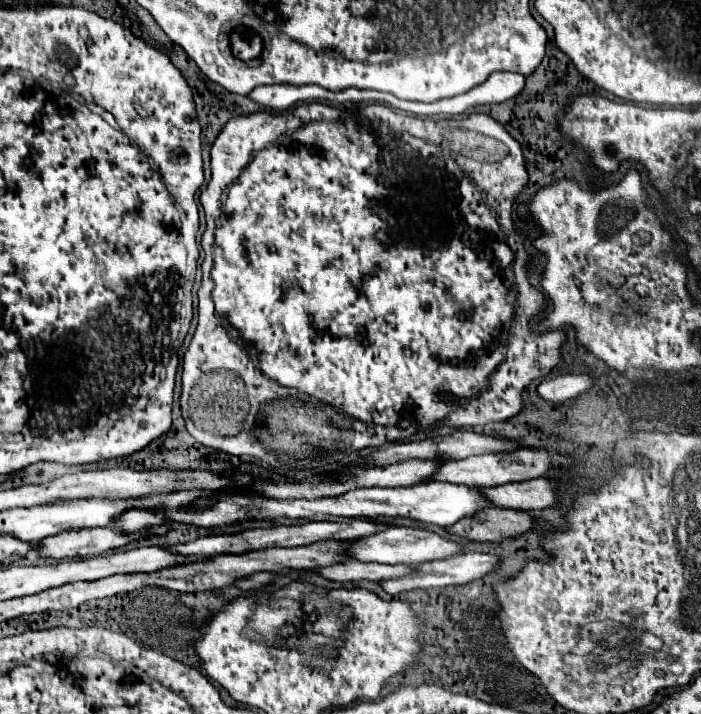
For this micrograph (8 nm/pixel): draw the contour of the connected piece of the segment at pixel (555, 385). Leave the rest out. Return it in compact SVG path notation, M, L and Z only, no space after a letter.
M559 375L553 379L545 379L537 387L537 393L547 403L565 403L569 399L575 399L589 387L591 387L589 375Z

